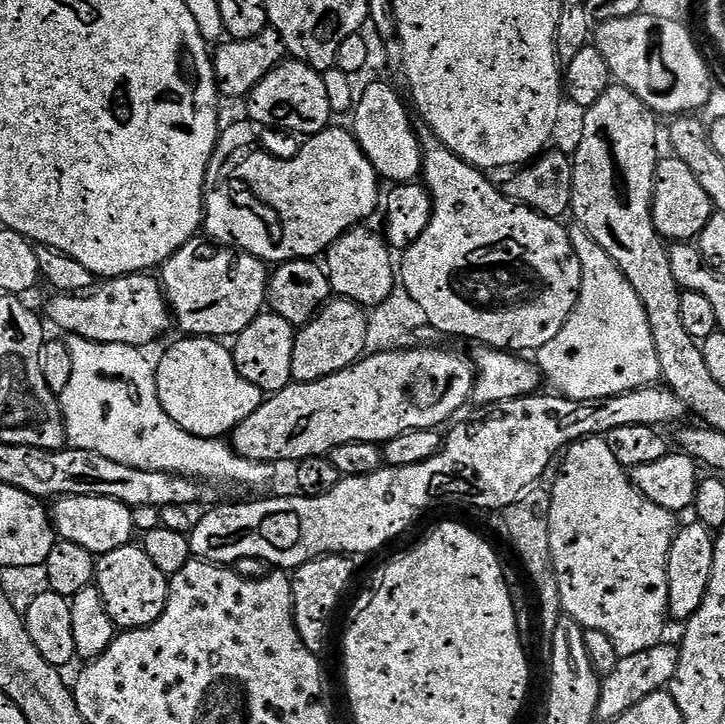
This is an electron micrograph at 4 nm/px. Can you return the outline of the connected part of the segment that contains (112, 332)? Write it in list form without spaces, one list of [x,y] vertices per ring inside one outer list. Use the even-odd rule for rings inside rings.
[[[134,272],[131,276],[113,276],[111,278],[105,279],[103,281],[104,284],[99,288],[99,286],[93,287],[91,291],[87,294],[56,294],[51,298],[52,301],[48,304],[48,316],[47,319],[57,324],[58,327],[64,331],[64,334],[68,336],[81,336],[82,338],[86,338],[90,342],[98,342],[99,344],[125,344],[126,346],[130,346],[131,348],[138,348],[141,350],[147,349],[147,344],[152,344],[156,339],[159,338],[160,335],[163,334],[164,331],[167,330],[168,324],[170,328],[170,309],[168,307],[168,301],[164,295],[164,289],[157,277],[152,274],[145,274],[142,272]]]

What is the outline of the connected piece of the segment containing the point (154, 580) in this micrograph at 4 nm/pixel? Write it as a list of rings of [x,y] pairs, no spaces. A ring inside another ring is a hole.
[[[140,546],[110,550],[96,561],[94,586],[100,591],[106,614],[120,630],[145,628],[161,616],[168,601],[168,581]]]

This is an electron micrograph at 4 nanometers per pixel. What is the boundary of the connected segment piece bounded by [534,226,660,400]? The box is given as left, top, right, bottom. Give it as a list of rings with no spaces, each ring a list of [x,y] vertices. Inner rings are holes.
[[[576,226],[571,229],[572,251],[582,266],[582,282],[580,283],[580,296],[576,300],[570,318],[546,342],[546,346],[536,349],[535,363],[540,369],[541,377],[553,384],[559,395],[567,396],[569,400],[593,400],[633,392],[639,388],[655,385],[660,380],[660,367],[658,366],[658,350],[654,350],[654,334],[650,330],[650,322],[646,318],[646,310],[634,294],[634,286],[618,270],[614,258],[586,234],[586,230]]]

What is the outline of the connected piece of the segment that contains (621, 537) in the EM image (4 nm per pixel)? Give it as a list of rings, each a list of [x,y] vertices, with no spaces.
[[[585,436],[584,439],[576,441],[563,453],[559,464],[560,473],[557,474],[556,481],[550,484],[552,501],[548,511],[548,537],[550,538],[550,554],[558,578],[561,609],[566,613],[567,619],[575,620],[581,628],[589,633],[601,632],[612,643],[612,648],[616,651],[617,657],[642,654],[642,650],[650,650],[655,644],[659,644],[665,639],[664,623],[669,623],[670,620],[668,611],[668,555],[670,554],[672,539],[678,531],[677,517],[670,510],[650,502],[650,498],[646,498],[636,489],[629,473],[616,461],[614,454],[610,451],[607,439],[603,436]]]

